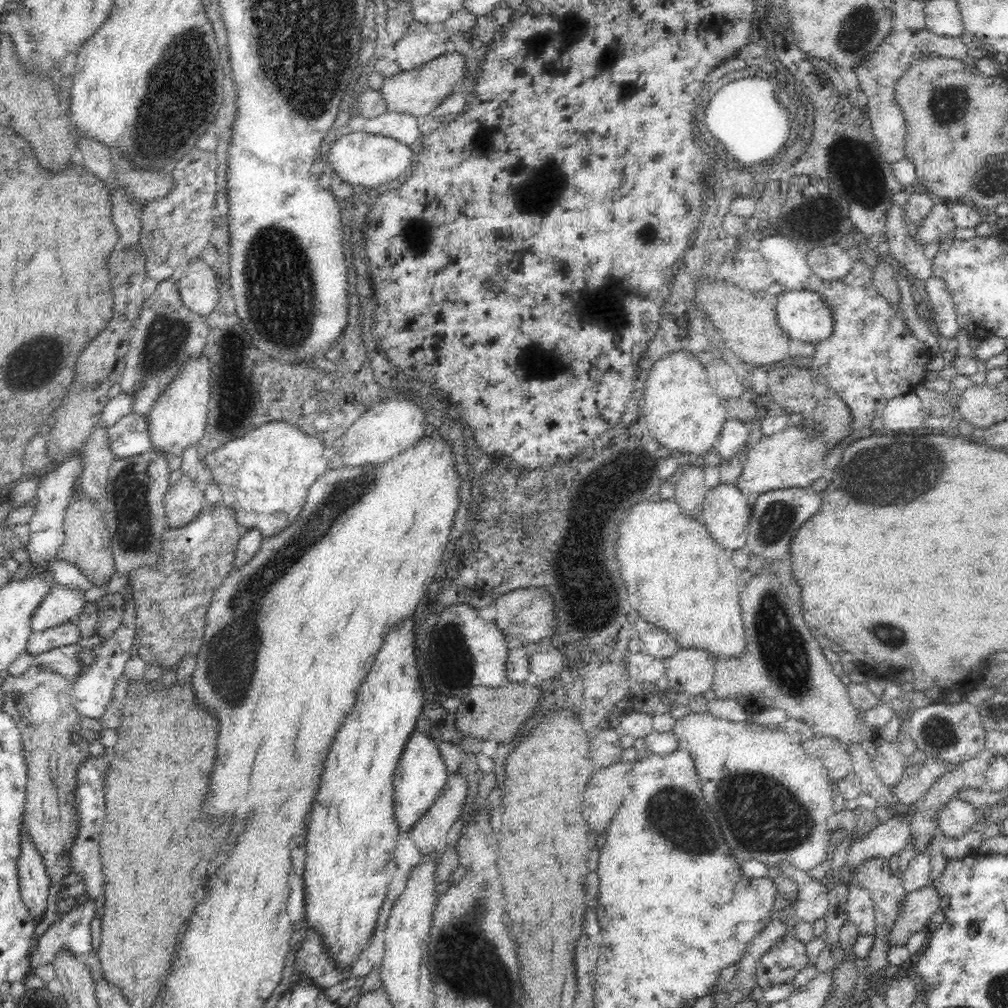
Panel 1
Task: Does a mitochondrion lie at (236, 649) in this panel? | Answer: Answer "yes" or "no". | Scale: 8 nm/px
yes

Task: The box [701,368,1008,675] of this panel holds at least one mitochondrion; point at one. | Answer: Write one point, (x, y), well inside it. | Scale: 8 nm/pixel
(871, 477)

